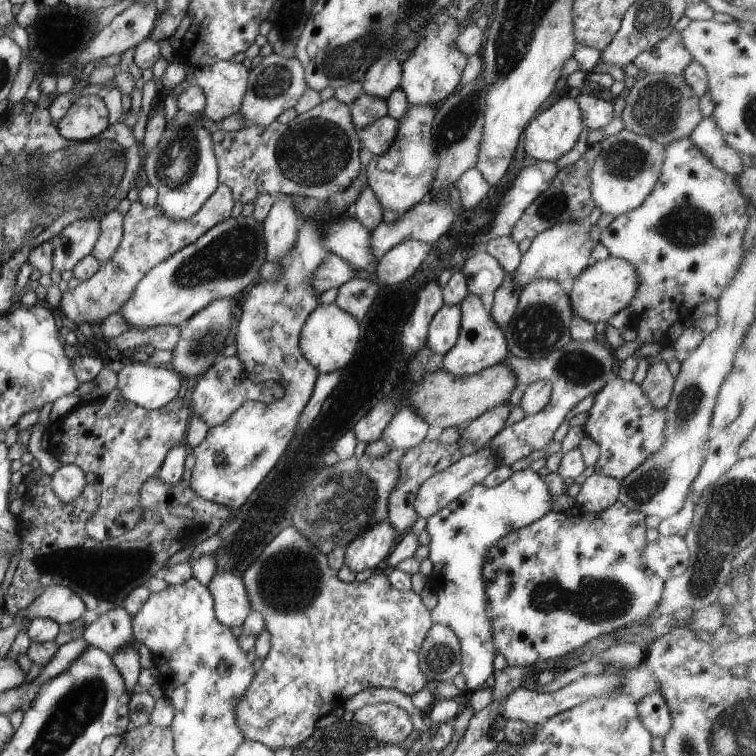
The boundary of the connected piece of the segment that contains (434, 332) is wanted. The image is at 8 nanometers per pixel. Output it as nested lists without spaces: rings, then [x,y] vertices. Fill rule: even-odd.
[[[441,305],[430,320],[425,345],[433,354],[443,356],[456,341],[459,323],[460,308],[458,305]]]

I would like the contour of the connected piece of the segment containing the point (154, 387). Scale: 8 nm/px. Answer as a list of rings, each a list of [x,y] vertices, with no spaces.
[[[134,362],[123,366],[116,374],[116,387],[123,398],[153,410],[161,408],[177,396],[181,376],[167,365],[147,365]]]

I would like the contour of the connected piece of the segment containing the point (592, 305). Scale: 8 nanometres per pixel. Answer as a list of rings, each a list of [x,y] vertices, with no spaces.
[[[609,256],[604,260],[595,261],[591,266],[585,267],[572,284],[568,295],[572,314],[593,324],[599,321],[605,323],[610,316],[628,306],[637,285],[636,270],[629,262]]]

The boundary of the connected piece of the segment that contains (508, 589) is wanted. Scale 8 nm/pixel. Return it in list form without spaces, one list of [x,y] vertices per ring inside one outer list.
[[[618,500],[611,506],[605,507],[601,512],[589,512],[581,505],[574,504],[571,508],[559,512],[548,510],[541,518],[523,528],[508,532],[494,545],[491,545],[491,548],[488,548],[482,564],[482,579],[487,599],[486,615],[490,622],[494,649],[496,653],[505,658],[507,665],[527,667],[539,661],[562,657],[596,636],[620,629],[635,620],[645,619],[650,611],[654,610],[661,598],[664,580],[651,572],[642,561],[642,550],[647,542],[645,540],[645,517],[643,513],[627,508]]]

